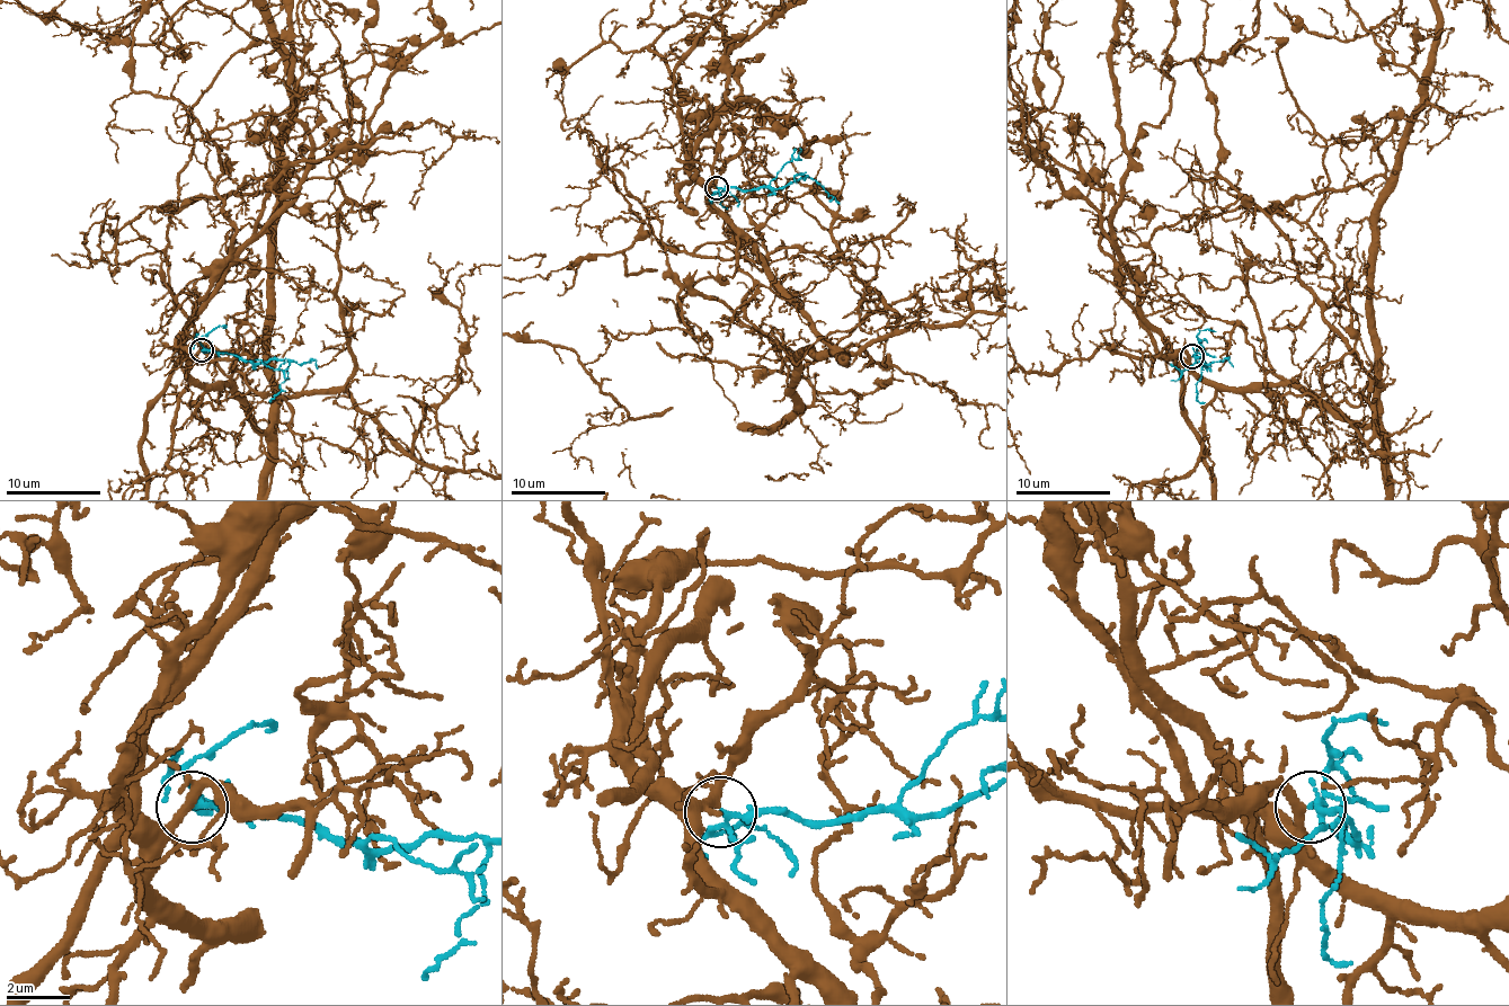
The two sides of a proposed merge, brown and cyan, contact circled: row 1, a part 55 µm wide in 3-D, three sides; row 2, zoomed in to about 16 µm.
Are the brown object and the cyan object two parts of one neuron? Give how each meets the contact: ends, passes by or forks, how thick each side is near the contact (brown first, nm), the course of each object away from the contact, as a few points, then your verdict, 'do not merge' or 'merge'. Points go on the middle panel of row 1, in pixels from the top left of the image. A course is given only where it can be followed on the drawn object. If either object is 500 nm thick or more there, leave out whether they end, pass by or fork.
brown forks there; cyan forks there; 240 nm thick on the brown side, 140 nm on the other; brown runs (716, 186), (719, 215), (769, 282), (849, 356), (774, 356), (791, 314), (824, 365), (782, 385), (784, 349); cyan runs (716, 188), (786, 188), (807, 178), (800, 172), (795, 177), (796, 184); merge

